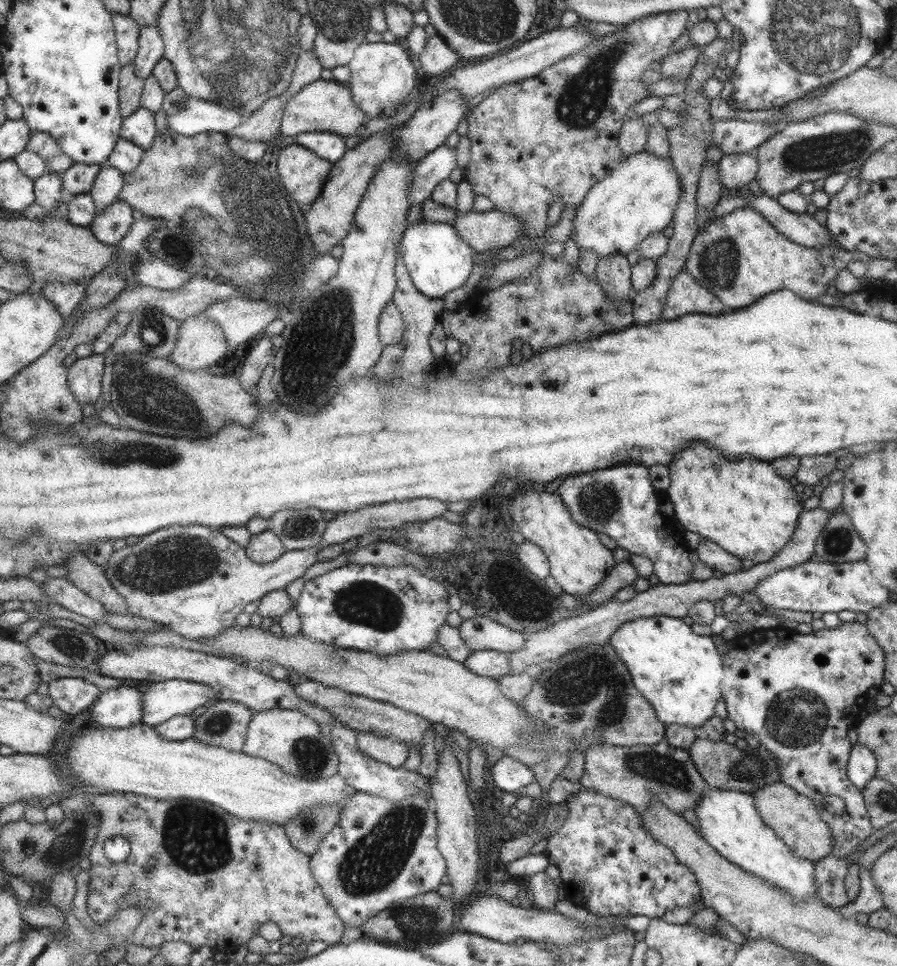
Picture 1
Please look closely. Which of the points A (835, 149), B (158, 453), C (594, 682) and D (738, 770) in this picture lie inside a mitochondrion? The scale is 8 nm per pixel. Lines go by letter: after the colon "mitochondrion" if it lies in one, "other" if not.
A: mitochondrion
B: mitochondrion
C: mitochondrion
D: mitochondrion

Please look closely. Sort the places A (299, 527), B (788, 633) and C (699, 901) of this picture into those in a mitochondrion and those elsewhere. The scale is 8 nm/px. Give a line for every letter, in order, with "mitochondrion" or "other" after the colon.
A: mitochondrion
B: other
C: other

